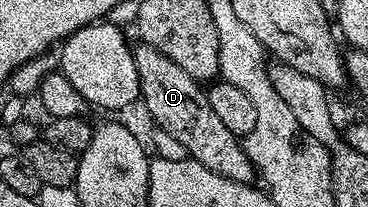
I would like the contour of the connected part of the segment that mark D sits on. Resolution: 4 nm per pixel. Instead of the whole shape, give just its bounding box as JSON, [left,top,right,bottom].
[134,42,257,184]

